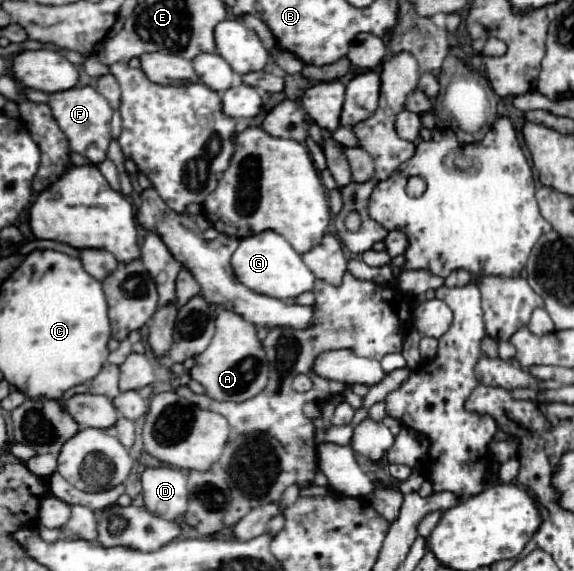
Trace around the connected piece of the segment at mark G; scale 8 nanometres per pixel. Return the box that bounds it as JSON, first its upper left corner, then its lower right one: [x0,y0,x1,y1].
[231,231,315,299]

